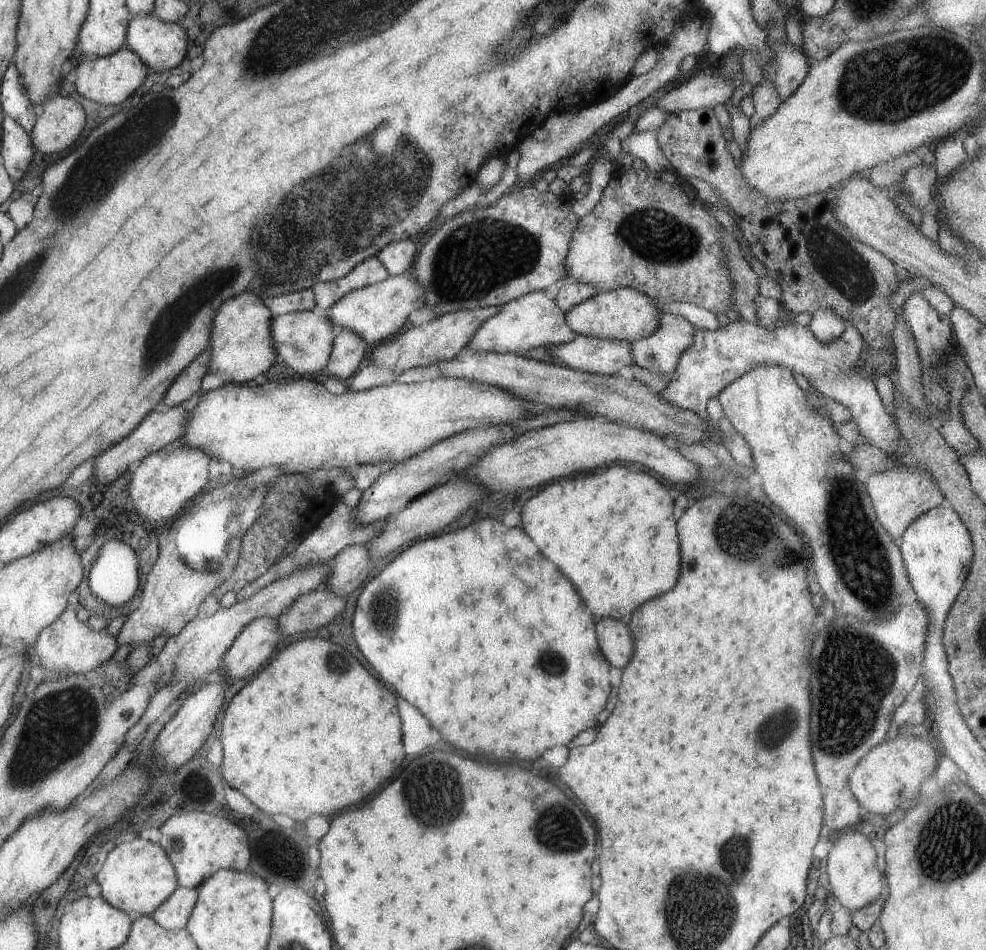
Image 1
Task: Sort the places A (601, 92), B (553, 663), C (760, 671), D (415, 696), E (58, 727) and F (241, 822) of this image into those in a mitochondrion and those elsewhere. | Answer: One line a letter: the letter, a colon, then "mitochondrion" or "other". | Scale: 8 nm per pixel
A: other
B: mitochondrion
C: other
D: other
E: mitochondrion
F: other

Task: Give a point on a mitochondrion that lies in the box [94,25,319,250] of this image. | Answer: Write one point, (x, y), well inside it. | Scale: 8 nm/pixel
(267, 60)

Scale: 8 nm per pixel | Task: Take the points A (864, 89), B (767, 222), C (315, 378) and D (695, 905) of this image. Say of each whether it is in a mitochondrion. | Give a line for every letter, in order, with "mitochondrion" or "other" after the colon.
A: mitochondrion
B: other
C: other
D: mitochondrion

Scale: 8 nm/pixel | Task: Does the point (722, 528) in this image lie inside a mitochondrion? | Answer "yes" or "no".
yes

